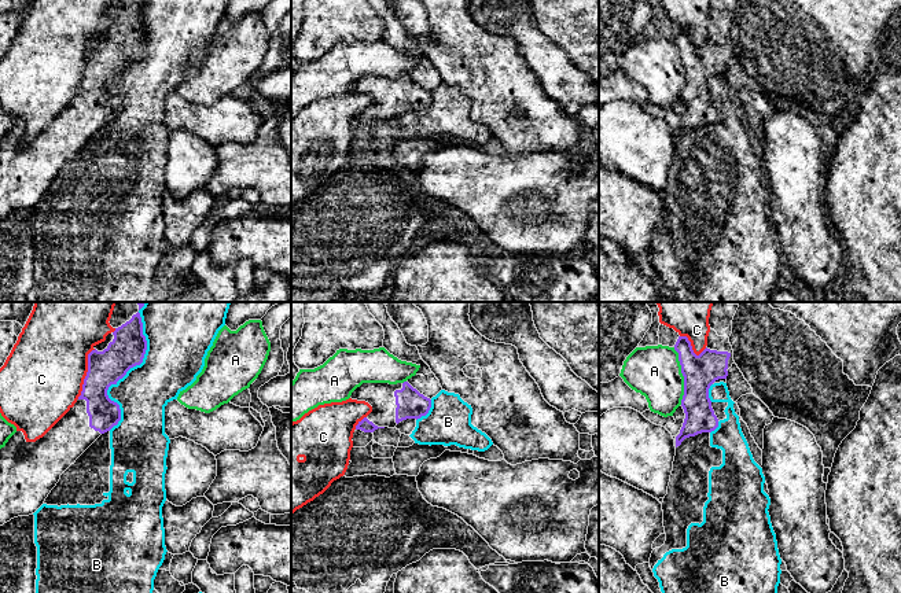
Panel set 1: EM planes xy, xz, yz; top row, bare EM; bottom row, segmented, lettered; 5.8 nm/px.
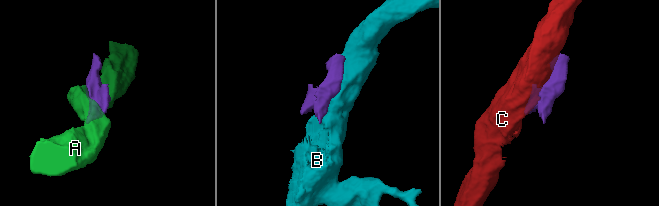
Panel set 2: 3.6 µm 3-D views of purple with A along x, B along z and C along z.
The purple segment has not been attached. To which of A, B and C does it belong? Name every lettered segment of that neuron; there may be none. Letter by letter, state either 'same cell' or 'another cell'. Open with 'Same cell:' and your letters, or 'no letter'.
Same cell: no letter
A: another cell
B: another cell
C: another cell

